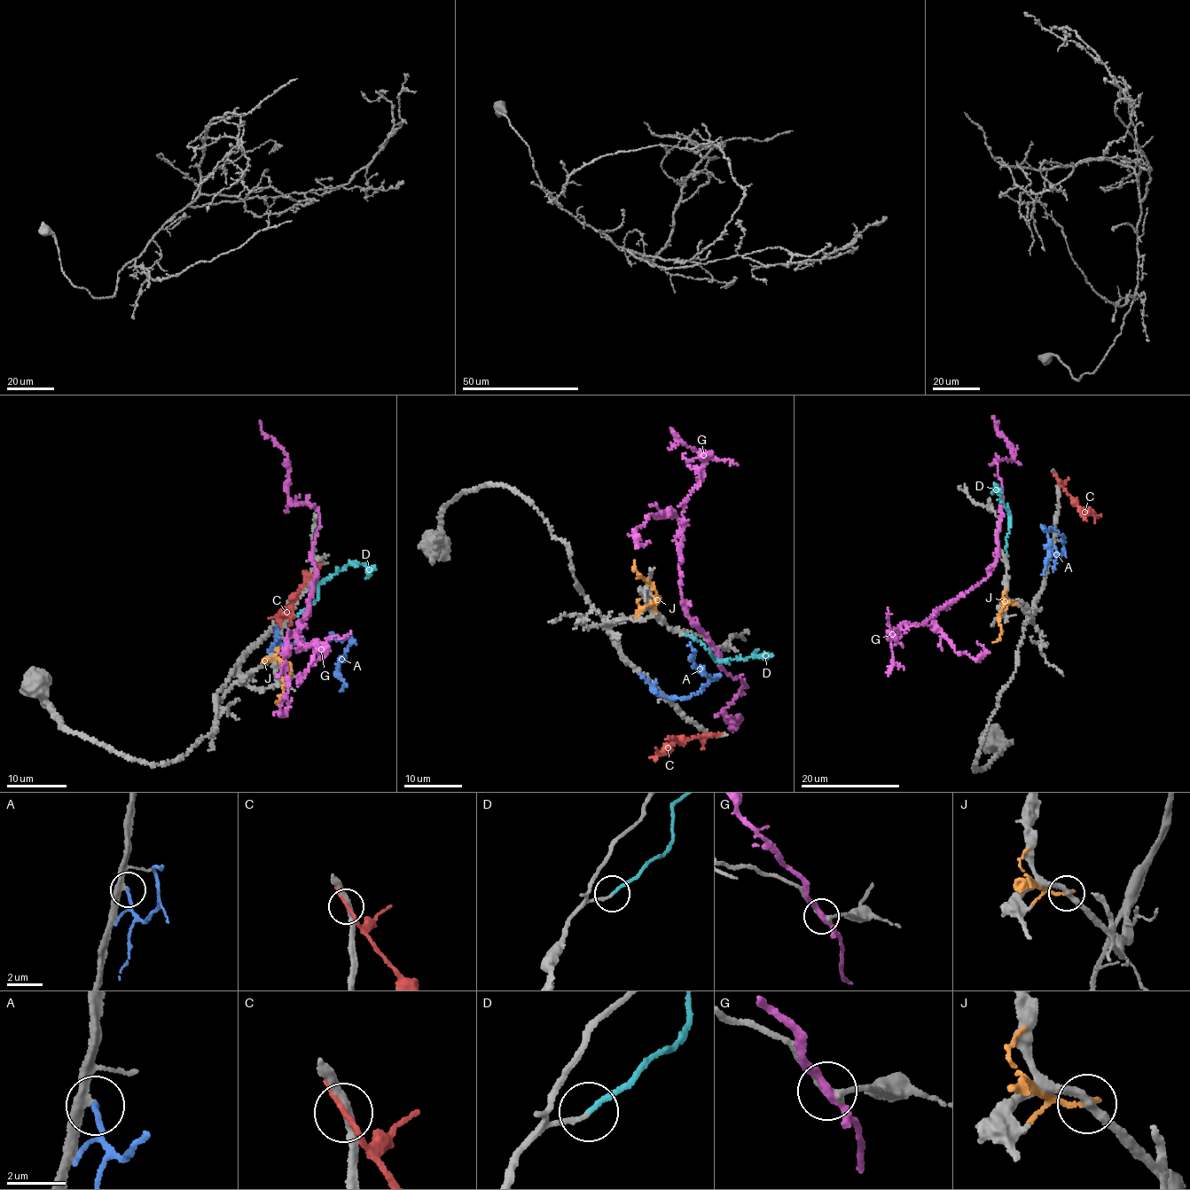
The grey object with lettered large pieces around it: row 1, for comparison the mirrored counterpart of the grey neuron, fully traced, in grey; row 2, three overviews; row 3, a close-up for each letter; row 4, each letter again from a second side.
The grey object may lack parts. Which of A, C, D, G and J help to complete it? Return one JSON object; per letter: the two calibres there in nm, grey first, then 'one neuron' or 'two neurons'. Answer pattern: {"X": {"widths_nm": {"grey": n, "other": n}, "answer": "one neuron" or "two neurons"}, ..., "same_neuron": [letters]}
{"A": {"widths_nm": {"grey": 300, "other": 180}, "answer": "one neuron"}, "C": {"widths_nm": {"grey": 320, "other": 160}, "answer": "two neurons"}, "D": {"widths_nm": {"grey": 150, "other": 190}, "answer": "one neuron"}, "G": {"widths_nm": {"grey": 240, "other": 240}, "answer": "two neurons"}, "J": {"widths_nm": {"grey": 280, "other": 190}, "answer": "two neurons"}, "same_neuron": ["A", "D"]}

